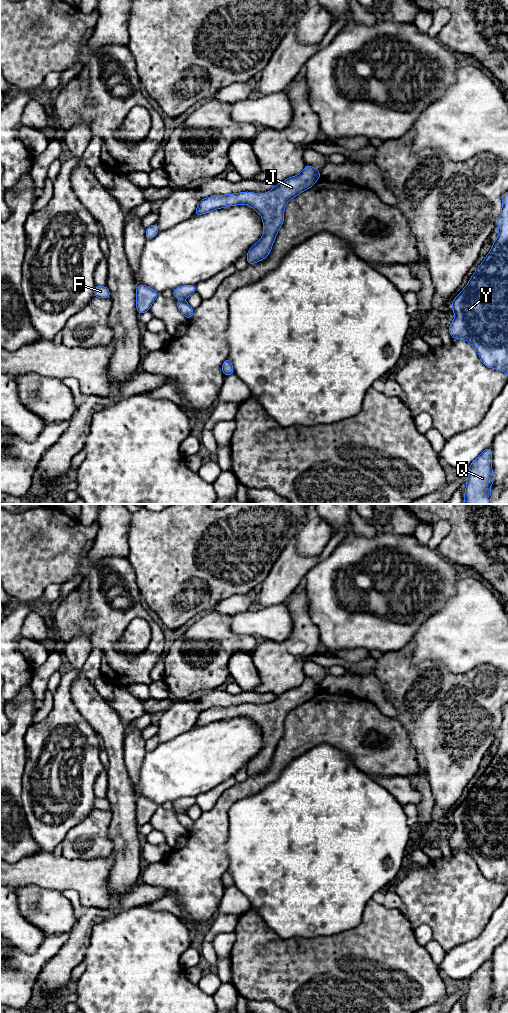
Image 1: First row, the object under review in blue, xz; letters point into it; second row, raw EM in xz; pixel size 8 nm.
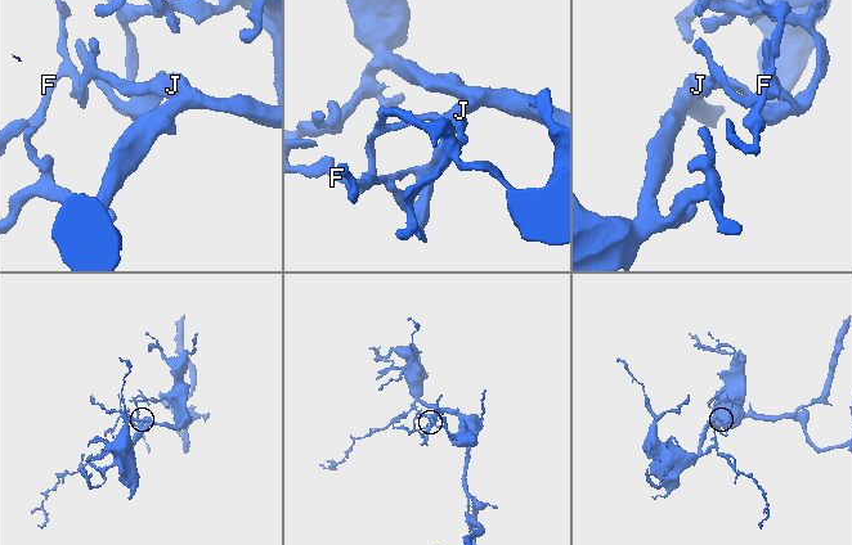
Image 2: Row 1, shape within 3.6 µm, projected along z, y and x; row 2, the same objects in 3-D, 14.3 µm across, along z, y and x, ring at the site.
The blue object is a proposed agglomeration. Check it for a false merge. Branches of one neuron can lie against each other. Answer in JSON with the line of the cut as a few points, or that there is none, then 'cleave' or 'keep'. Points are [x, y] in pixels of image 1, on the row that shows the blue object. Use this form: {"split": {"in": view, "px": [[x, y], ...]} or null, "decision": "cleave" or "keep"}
{"split": null, "decision": "keep"}

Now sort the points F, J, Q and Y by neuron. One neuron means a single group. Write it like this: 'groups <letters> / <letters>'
groups F J Q Y

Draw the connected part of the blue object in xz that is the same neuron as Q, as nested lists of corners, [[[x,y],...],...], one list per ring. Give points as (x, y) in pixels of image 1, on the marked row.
[[[492,448],[485,449],[469,466],[464,504],[492,504],[490,487],[494,481],[492,472]]]

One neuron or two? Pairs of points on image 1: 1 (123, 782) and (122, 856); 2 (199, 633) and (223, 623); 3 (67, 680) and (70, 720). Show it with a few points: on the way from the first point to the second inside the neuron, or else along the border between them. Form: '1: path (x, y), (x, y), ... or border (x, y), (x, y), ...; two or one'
1: path (123, 800), (123, 838); one
2: path (205, 629), (217, 626); one
3: path (65, 690), (65, 710); one

